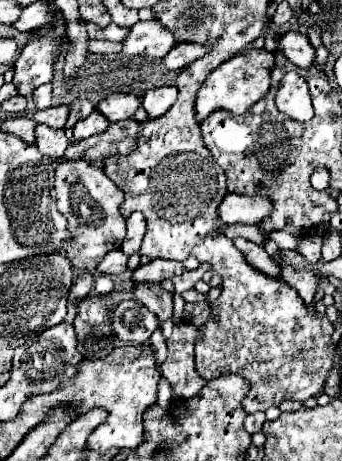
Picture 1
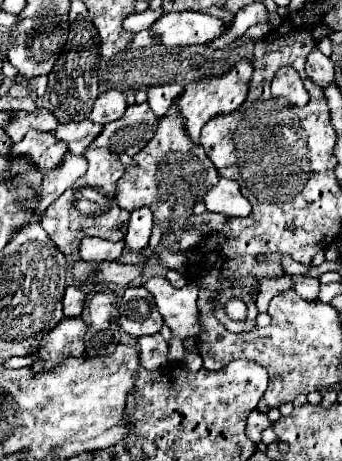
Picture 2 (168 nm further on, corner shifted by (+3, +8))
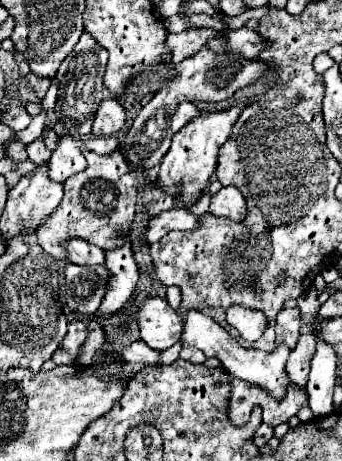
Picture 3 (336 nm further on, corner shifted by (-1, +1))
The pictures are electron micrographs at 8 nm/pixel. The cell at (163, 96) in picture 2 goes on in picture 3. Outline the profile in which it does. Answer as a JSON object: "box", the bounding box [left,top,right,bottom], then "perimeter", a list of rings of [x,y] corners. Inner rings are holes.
{"box":[171,101,199,133],"perimeter":[[[189,101],[179,103],[179,105],[177,105],[177,111],[175,111],[173,117],[171,117],[171,129],[173,129],[173,133],[179,131],[179,129],[181,129],[189,119],[193,119],[197,113],[199,113],[199,109],[197,109],[193,103],[189,103]]]}

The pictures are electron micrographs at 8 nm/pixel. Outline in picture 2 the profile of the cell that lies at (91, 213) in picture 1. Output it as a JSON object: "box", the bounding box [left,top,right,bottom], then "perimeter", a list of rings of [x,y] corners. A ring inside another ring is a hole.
{"box":[41,148,129,256],"perimeter":[[[103,148],[87,150],[83,156],[87,158],[87,164],[89,164],[87,174],[79,178],[65,194],[61,194],[59,200],[45,210],[45,216],[41,220],[41,226],[45,228],[45,232],[65,256],[75,256],[85,236],[97,236],[103,240],[119,242],[127,234],[129,212],[119,208],[119,204],[115,204],[115,184],[123,176],[125,166],[121,164],[115,152],[103,150]],[[91,198],[93,198],[93,204],[89,202]]]}

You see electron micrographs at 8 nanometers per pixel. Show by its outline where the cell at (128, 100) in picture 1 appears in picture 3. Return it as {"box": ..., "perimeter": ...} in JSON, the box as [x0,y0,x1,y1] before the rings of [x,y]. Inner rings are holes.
{"box":[93,99,125,135],"perimeter":[[[105,99],[97,113],[95,113],[95,121],[93,121],[93,135],[113,135],[117,133],[121,127],[125,125],[125,109],[117,99]]]}

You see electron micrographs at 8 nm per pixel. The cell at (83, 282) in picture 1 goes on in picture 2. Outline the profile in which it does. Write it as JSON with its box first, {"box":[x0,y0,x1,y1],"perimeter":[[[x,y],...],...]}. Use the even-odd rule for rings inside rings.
{"box":[63,286,85,318],"perimeter":[[[69,286],[65,290],[65,298],[63,298],[63,312],[65,312],[65,318],[77,318],[81,316],[83,312],[83,302],[85,302],[85,294],[75,288],[75,286]]]}

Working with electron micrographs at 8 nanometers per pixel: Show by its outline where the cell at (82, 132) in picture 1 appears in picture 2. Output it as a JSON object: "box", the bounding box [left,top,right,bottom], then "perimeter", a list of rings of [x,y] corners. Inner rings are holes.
{"box":[53,120,103,154],"perimeter":[[[83,120],[83,122],[59,124],[53,130],[53,134],[57,140],[63,140],[73,154],[83,154],[85,148],[91,144],[91,140],[95,140],[95,136],[99,136],[101,130],[103,130],[103,126],[99,126],[91,120]]]}

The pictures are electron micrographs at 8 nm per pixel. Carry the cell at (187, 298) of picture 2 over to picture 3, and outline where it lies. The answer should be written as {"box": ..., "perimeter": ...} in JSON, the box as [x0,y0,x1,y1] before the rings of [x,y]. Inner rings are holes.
{"box":[181,309,289,399],"perimeter":[[[197,309],[187,311],[187,319],[183,323],[183,333],[181,333],[181,345],[183,347],[195,347],[201,349],[207,357],[217,357],[221,361],[221,365],[225,367],[227,373],[245,379],[249,383],[255,383],[259,387],[263,387],[265,391],[269,391],[271,395],[275,395],[277,399],[281,399],[285,395],[285,387],[287,387],[287,373],[285,373],[285,361],[289,357],[289,349],[285,345],[277,347],[271,353],[259,351],[259,349],[245,349],[241,347],[219,323],[215,323],[211,317],[203,315]]]}

